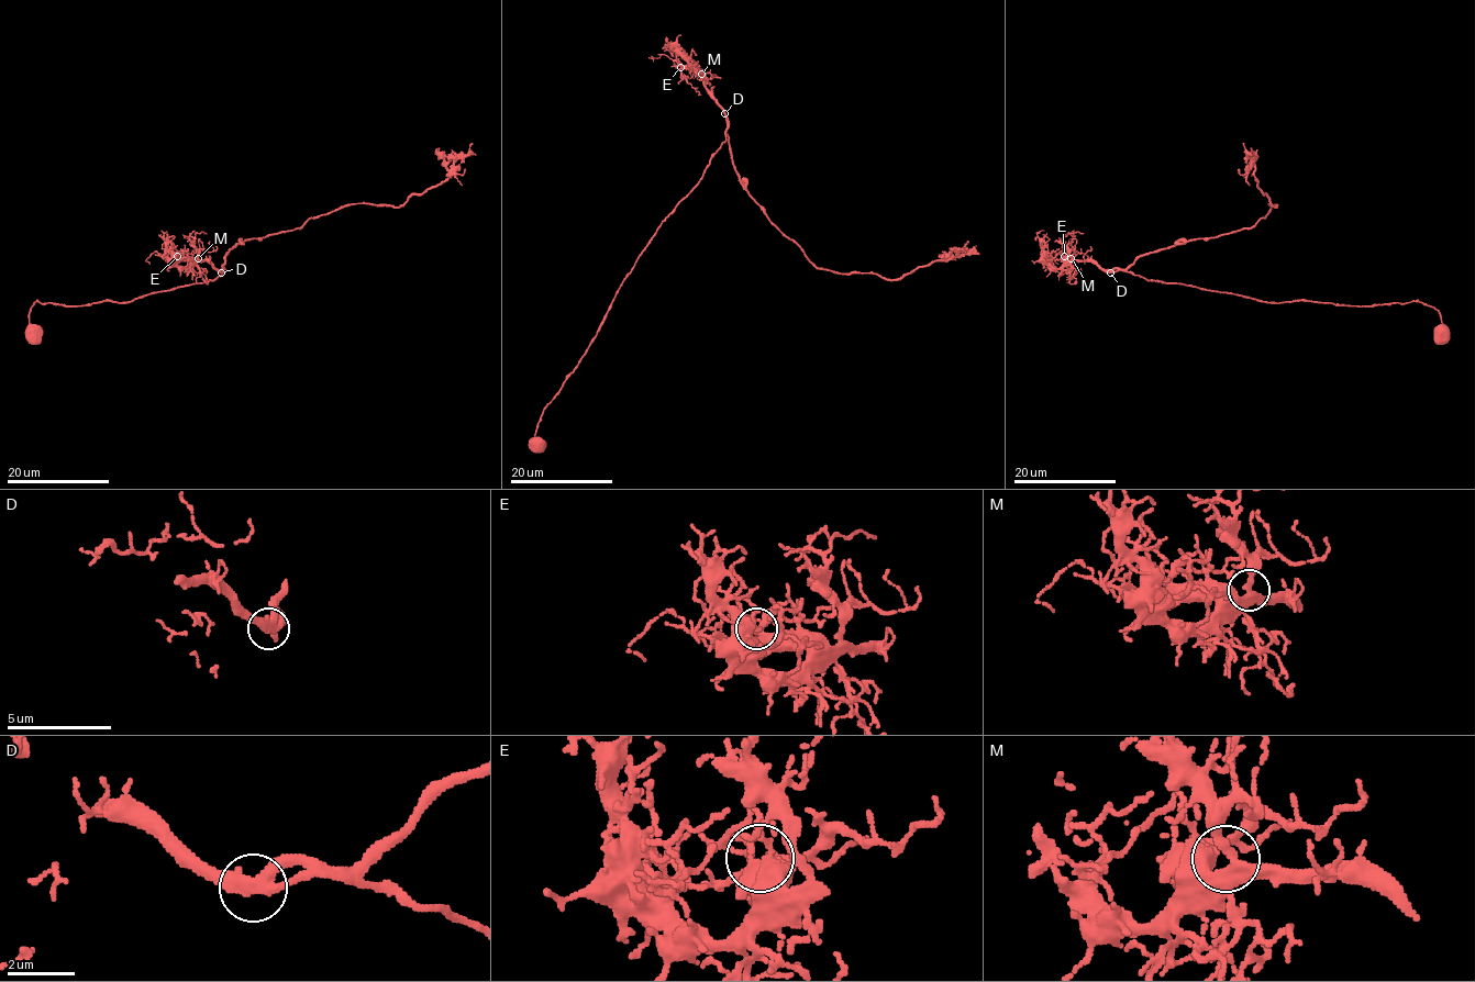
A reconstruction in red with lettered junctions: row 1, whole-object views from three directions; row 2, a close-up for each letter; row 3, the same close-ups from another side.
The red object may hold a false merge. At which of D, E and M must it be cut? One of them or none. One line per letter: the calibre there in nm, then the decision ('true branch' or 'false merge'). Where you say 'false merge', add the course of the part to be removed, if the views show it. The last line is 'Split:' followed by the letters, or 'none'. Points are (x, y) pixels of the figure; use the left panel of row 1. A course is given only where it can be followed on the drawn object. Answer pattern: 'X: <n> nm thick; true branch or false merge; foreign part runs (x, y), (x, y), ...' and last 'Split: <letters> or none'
D: 400 nm thick; true branch
E: 360 nm thick; true branch
M: 360 nm thick; true branch
Split: none

